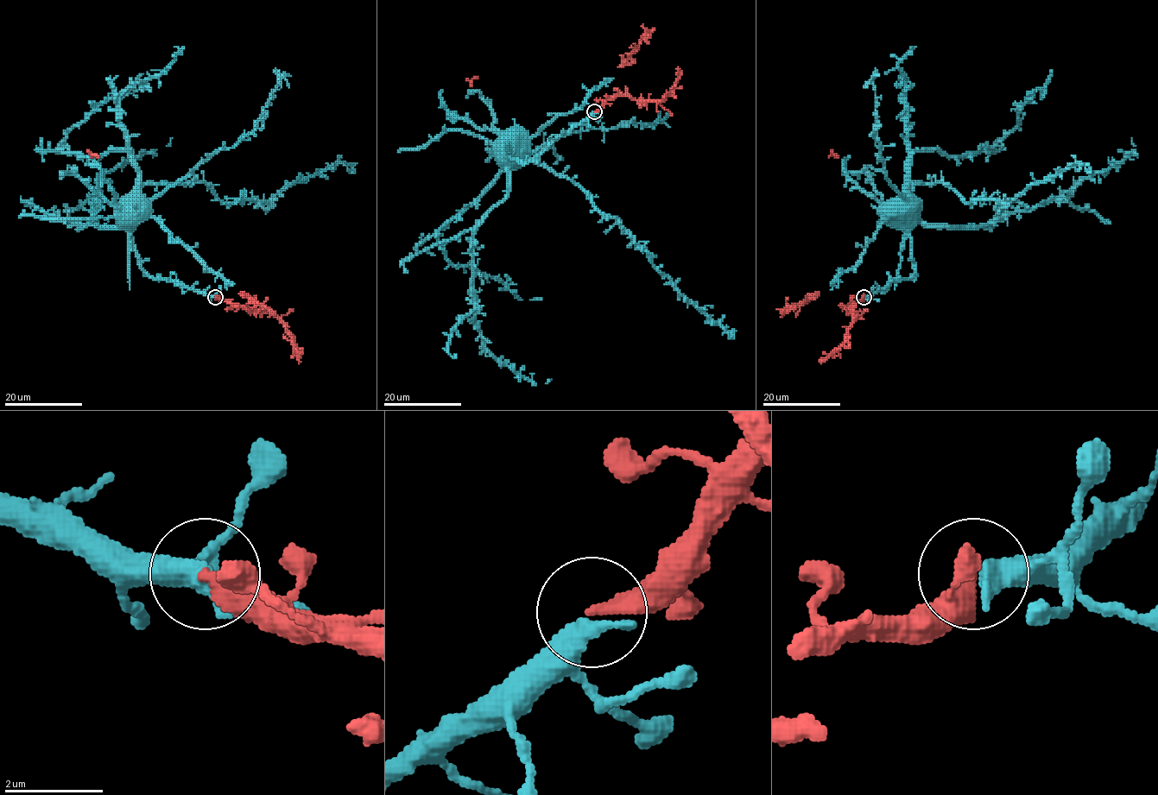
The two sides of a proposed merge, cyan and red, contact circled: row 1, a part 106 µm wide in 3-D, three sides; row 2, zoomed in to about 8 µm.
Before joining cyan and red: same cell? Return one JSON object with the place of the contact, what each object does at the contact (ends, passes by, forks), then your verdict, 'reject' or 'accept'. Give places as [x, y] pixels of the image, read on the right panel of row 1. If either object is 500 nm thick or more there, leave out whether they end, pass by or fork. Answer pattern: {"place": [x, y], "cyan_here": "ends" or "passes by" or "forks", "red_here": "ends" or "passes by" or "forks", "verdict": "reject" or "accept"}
{"place": [863, 297], "verdict": "accept"}

